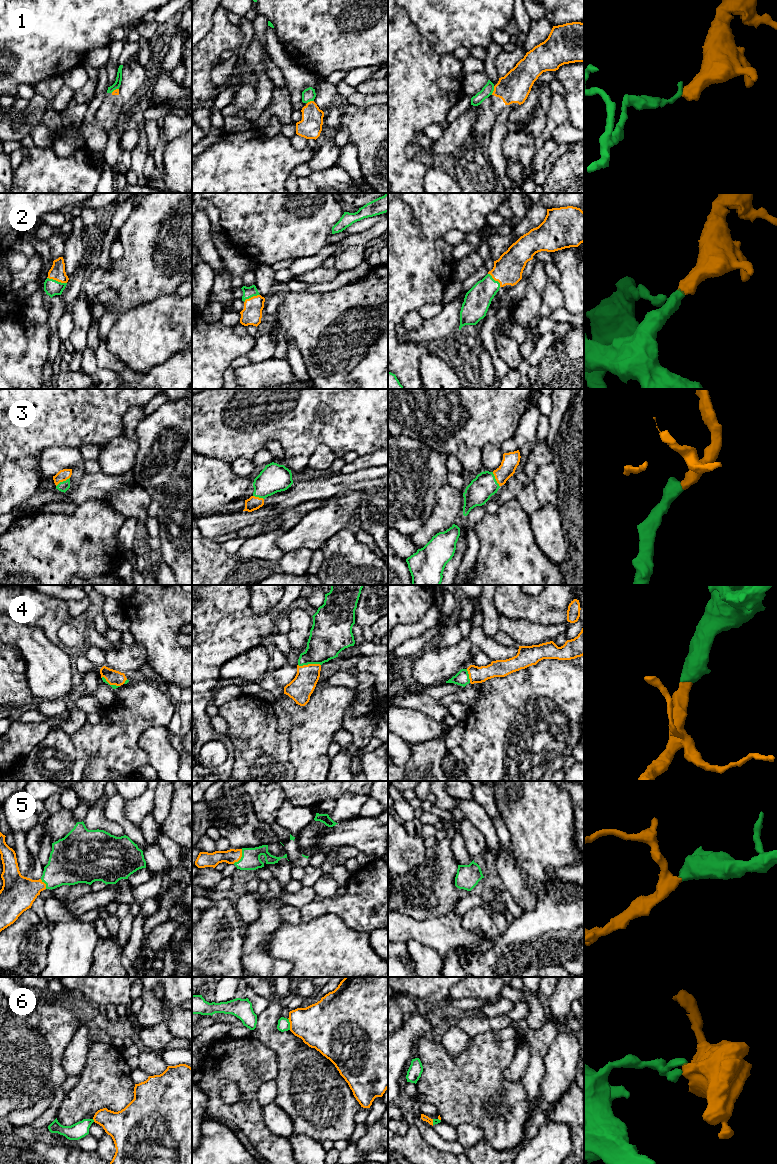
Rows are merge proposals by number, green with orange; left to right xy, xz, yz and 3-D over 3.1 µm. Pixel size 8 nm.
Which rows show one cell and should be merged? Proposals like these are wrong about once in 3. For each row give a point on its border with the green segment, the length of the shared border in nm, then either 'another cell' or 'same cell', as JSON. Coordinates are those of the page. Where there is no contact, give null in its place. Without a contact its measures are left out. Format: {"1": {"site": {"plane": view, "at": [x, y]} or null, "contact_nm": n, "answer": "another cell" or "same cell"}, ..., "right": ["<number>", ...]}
{"1": {"site": {"plane": "yz", "at": [493, 90]}, "contact_nm": 80, "answer": "another cell"}, "2": {"site": {"plane": "xy", "at": [57, 281]}, "contact_nm": 170, "answer": "same cell"}, "3": {"site": {"plane": "yz", "at": [495, 479]}, "contact_nm": 130, "answer": "same cell"}, "4": {"site": {"plane": "xz", "at": [309, 663]}, "contact_nm": 180, "answer": "same cell"}, "5": {"site": {"plane": "xz", "at": [241, 857]}, "contact_nm": 140, "answer": "same cell"}, "6": {"site": {"plane": "xz", "at": [289, 1024]}, "contact_nm": 100, "answer": "another cell"}, "right": ["2", "3", "4", "5"]}

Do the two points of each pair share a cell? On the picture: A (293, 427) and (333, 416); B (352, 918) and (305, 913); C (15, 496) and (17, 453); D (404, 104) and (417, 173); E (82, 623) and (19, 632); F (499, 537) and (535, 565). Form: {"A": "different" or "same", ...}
{"A": "same", "B": "same", "C": "same", "D": "same", "E": "different", "F": "same"}

